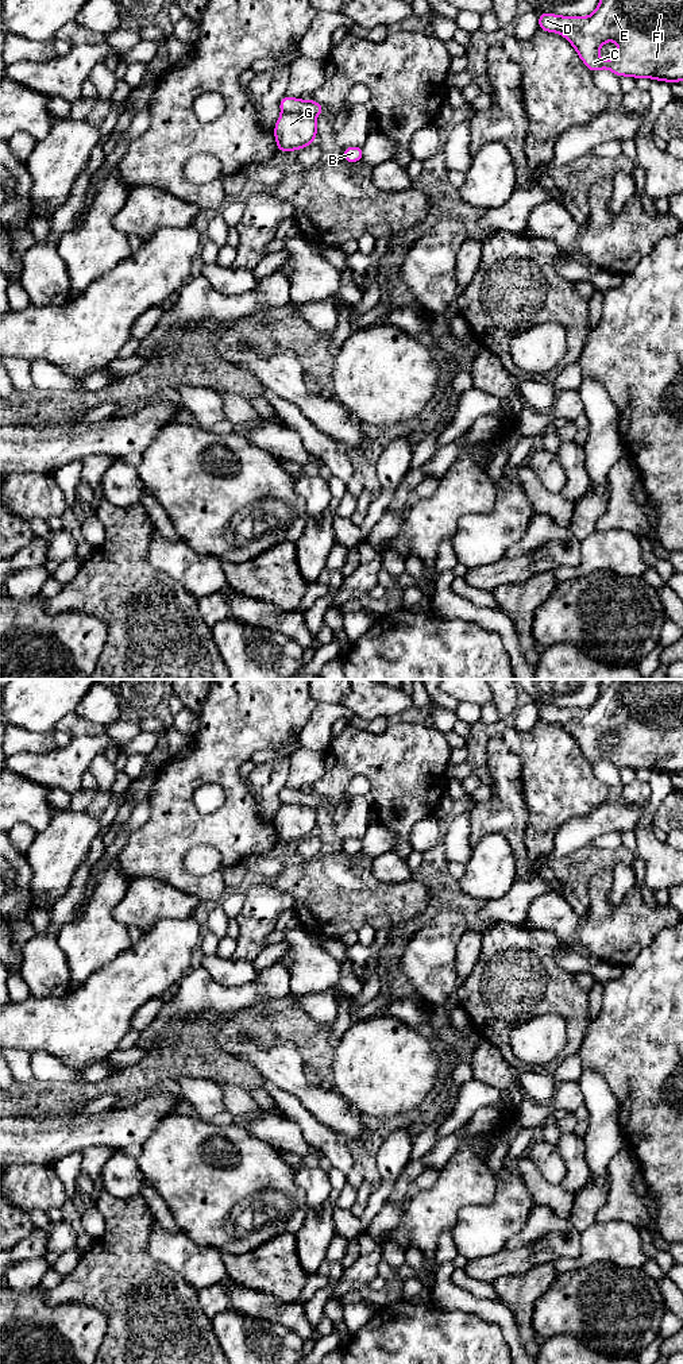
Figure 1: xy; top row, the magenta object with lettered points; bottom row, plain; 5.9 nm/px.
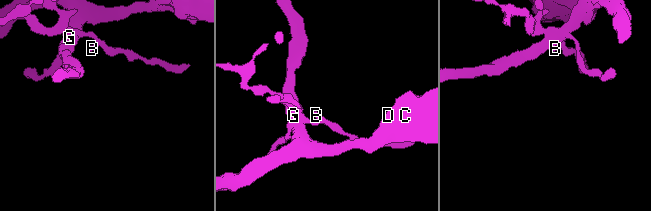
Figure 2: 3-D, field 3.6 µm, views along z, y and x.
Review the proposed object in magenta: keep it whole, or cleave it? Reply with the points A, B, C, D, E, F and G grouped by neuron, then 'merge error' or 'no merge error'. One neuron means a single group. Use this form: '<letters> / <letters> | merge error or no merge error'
A C D E F G / B | merge error

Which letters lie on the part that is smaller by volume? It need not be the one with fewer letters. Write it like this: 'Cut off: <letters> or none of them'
Cut off: B

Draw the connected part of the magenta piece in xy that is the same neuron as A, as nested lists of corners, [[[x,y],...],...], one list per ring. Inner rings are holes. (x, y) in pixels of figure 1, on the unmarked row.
[[[602,679],[599,696],[589,708],[539,705],[539,721],[563,727],[591,764],[609,760],[618,768],[630,767],[634,771],[683,772],[683,679]],[[609,732],[618,736],[618,744],[613,751],[602,752],[599,740]]]

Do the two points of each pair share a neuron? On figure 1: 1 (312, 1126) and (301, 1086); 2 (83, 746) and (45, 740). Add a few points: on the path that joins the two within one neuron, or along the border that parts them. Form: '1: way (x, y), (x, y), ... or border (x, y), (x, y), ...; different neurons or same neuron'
1: border (284, 1090), (293, 1094), (320, 1122), (332, 1131); different neurons
2: border (56, 747), (47, 751), (23, 752); different neurons

